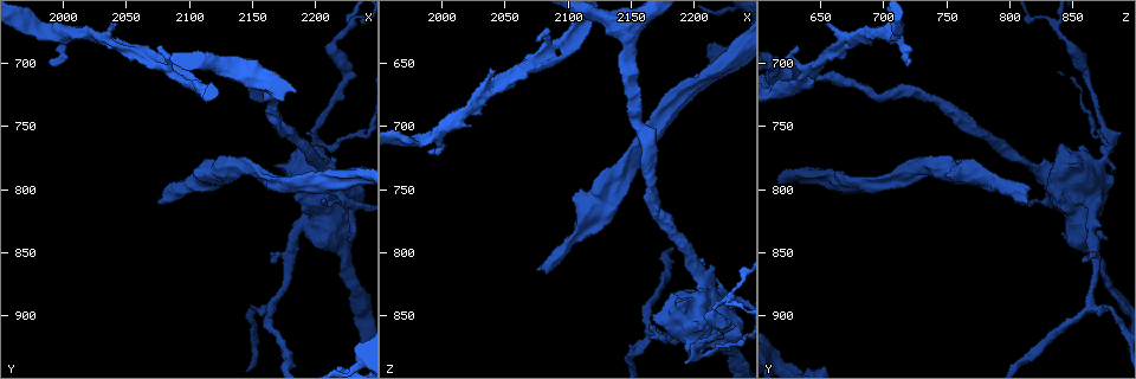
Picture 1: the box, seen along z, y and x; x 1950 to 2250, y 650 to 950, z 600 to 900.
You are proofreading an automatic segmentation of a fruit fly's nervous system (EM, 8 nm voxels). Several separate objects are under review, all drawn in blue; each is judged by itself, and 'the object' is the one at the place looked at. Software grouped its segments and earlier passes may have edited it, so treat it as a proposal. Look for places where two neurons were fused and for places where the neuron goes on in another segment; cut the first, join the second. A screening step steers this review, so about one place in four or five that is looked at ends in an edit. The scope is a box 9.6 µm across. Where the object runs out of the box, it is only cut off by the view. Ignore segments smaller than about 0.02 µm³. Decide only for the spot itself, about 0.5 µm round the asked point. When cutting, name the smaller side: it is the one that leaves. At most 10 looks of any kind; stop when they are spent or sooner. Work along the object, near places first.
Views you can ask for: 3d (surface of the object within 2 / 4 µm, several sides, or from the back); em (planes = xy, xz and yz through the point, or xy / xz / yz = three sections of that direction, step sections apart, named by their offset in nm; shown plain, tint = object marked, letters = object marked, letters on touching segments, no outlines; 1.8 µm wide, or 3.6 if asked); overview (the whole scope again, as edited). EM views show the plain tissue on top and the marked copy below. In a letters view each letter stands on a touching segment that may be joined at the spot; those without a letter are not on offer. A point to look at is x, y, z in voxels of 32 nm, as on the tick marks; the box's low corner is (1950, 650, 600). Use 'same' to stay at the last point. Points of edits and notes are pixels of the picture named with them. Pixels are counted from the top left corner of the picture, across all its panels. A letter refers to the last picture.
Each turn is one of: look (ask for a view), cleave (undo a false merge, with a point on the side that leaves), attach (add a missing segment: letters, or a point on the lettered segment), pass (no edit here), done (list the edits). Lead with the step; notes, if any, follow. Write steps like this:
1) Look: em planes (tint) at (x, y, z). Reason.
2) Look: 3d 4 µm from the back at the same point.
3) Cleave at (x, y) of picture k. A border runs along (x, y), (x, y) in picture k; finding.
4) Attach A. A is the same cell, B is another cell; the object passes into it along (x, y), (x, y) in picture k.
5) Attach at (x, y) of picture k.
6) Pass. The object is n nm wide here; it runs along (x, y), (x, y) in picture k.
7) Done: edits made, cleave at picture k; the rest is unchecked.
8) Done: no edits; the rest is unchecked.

Look: 3d 4 µm at (2222, 674, 838). Thin arm on a thick one.

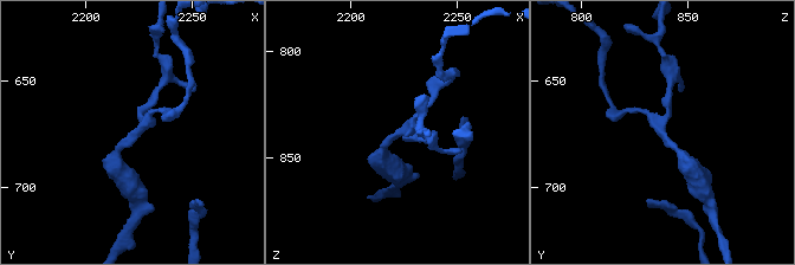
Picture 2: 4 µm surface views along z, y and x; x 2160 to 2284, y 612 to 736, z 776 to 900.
Look: em planes (letters) at (2224, 675, 837). Now the EM.

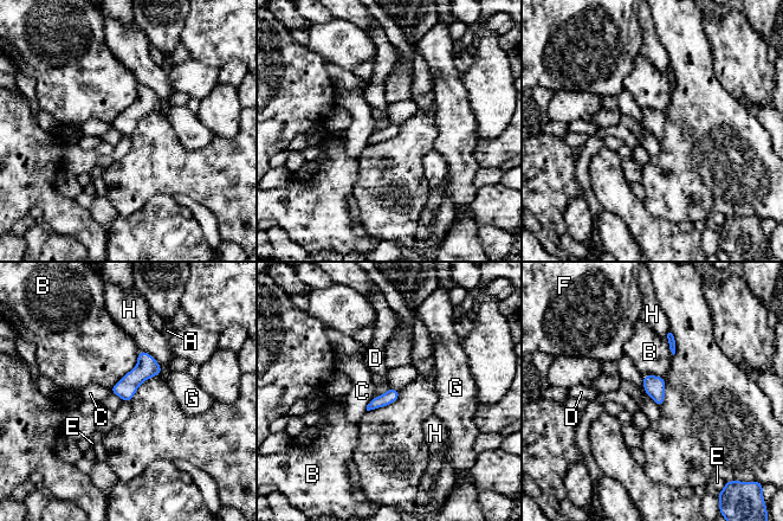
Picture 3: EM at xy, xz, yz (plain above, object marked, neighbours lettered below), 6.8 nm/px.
Pass. A, B, C, D, E, F, G and H are other cells; 3 arms meet here; continuous, no second neuron.

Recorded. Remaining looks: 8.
Look: em yz step 16 (tint) at (2168, 894, 864). Branch point.

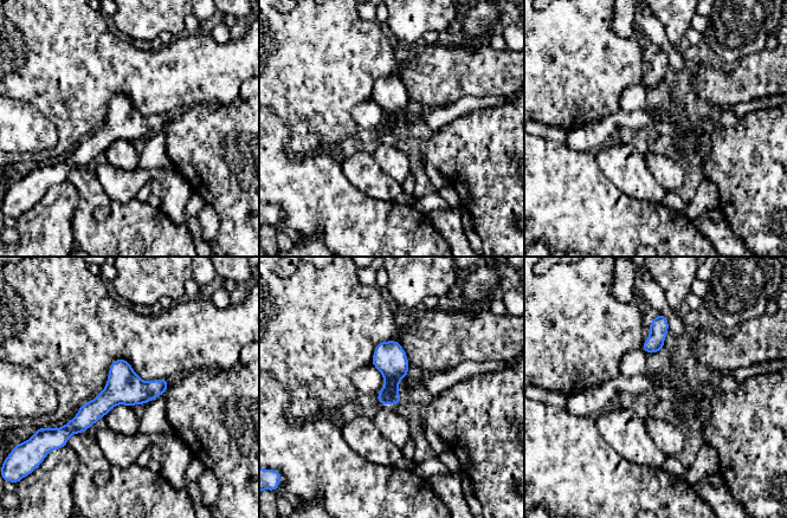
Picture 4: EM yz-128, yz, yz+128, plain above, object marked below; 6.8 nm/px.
Look: em planes (letters) at the same point. Cut it another way.

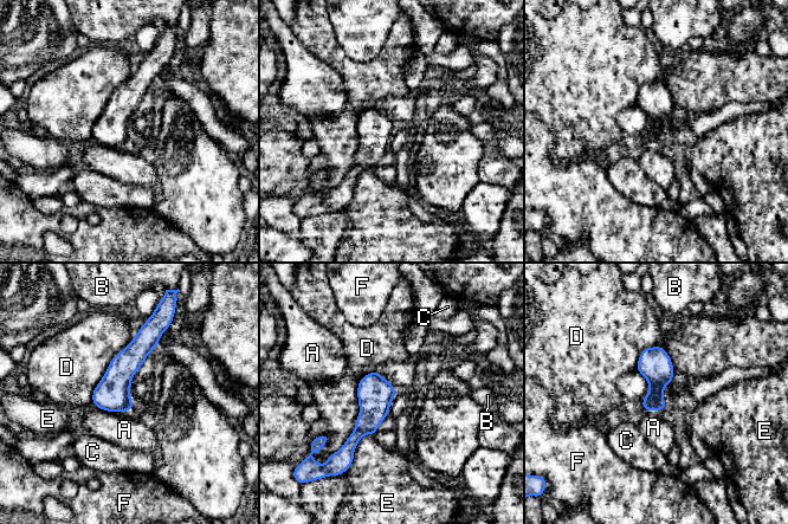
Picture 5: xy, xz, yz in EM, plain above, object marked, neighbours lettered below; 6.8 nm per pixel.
Pass. A, B, C, D, E and F are other cells; it runs along (152, 329), (97, 403) in picture 5; one neuron here.

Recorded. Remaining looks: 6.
Look: em yz step 4 (letters) at (2064, 692, 656). Thick turns thin.

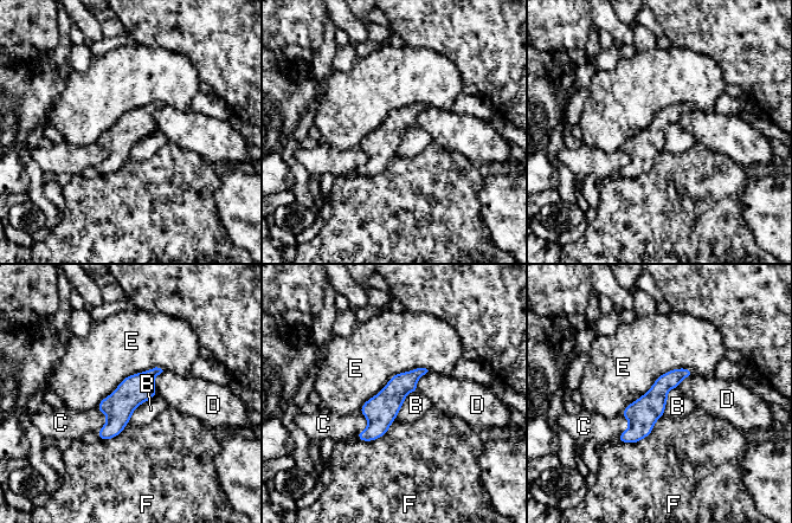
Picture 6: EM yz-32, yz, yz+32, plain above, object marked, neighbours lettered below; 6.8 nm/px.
Pass. B, C, D, E and F are other cells; a border runs along (156, 394), (143, 401), (128, 423) in picture 6; one neuron here.

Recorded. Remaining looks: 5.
Look: em yz step 8 (tint) at (2076, 810, 814). Free end.

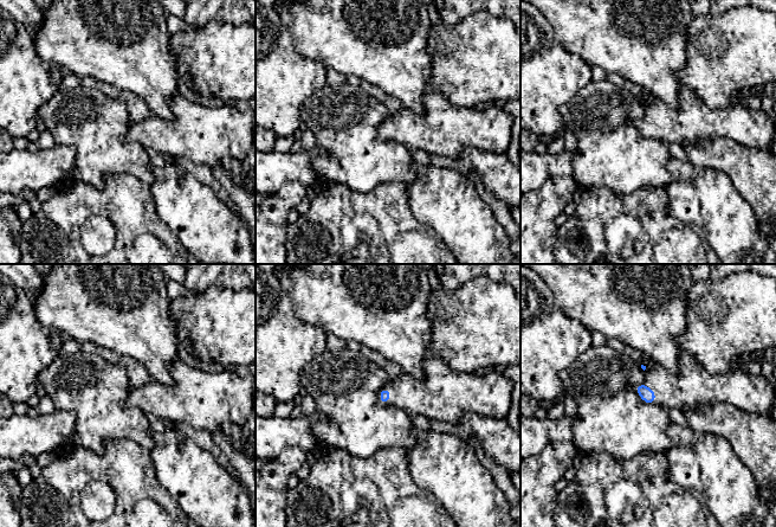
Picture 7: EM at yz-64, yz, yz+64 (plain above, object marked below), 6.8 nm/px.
Look: em planes (letters) at the same point.

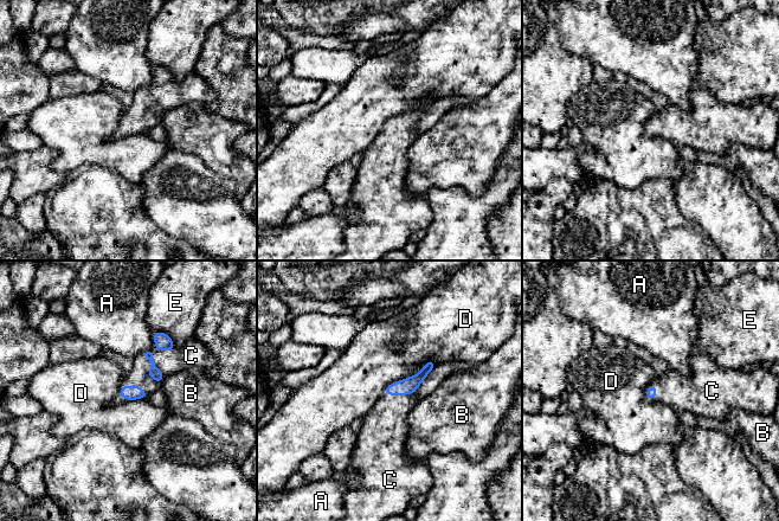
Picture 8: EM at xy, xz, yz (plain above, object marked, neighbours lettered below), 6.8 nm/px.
Attach C. C is the same cell, A, B, D and E are other cells; the neuron continues.

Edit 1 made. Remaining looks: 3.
Look: 3d 2 µm at (2200, 766, 882). Three-way junction.

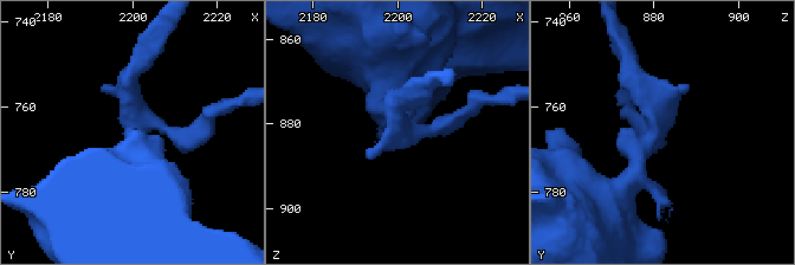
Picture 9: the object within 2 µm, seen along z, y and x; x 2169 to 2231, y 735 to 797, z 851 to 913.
Look: em xz step 8 (letters) at (2201, 766, 880).

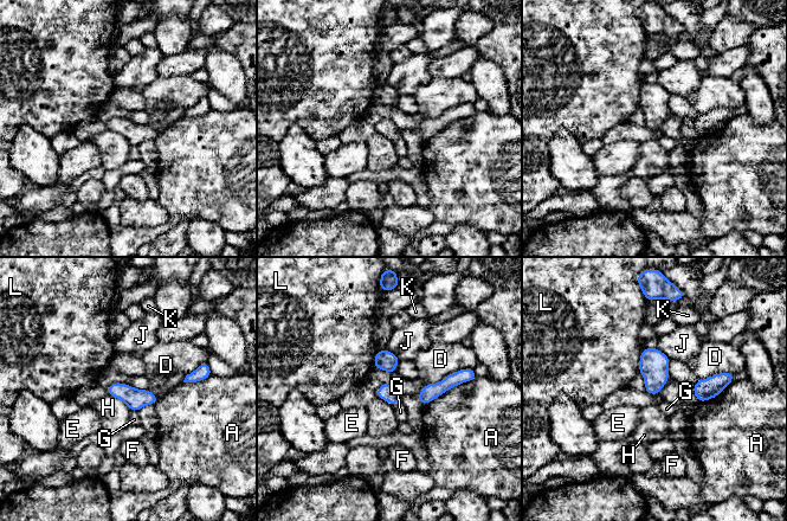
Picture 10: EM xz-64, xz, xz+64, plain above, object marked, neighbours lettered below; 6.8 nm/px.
Pass. A, D, E, F, G, H, J, K and L are other cells; 3 arms meet here; a border runs along (385, 348), (393, 352), (400, 359) in picture 10; one neuron here.

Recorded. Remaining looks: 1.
Done: edits made, attach at picture 8; the rest is unchecked.

